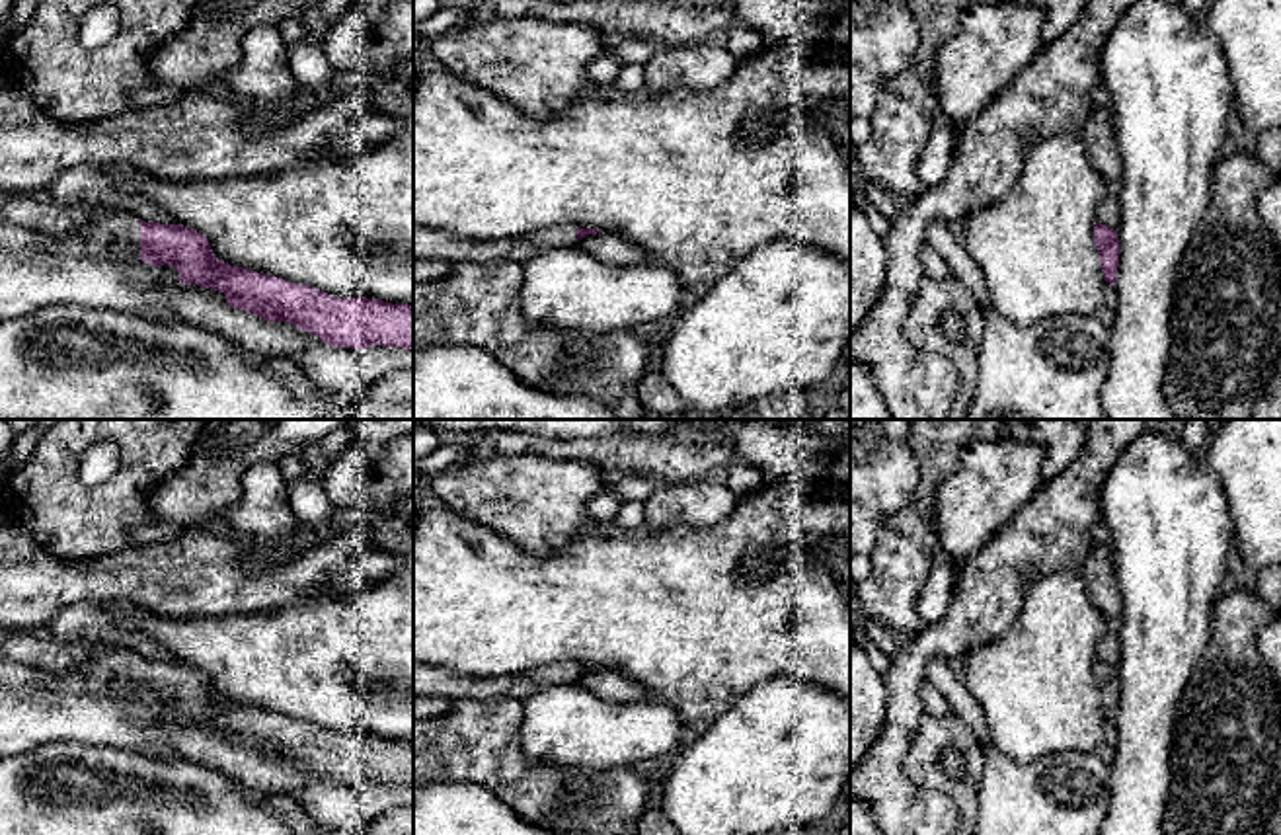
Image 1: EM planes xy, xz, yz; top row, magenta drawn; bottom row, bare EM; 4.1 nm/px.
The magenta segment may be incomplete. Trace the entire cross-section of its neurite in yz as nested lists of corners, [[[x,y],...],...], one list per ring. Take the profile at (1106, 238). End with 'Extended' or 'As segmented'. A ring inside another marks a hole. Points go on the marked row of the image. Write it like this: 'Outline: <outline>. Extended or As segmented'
Outline: [[[1102,222],[1094,226],[1094,242],[1100,254],[1100,265],[1106,283],[1115,285],[1119,267],[1119,238],[1117,232]]]. As segmented

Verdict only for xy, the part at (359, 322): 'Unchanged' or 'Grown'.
Grown

